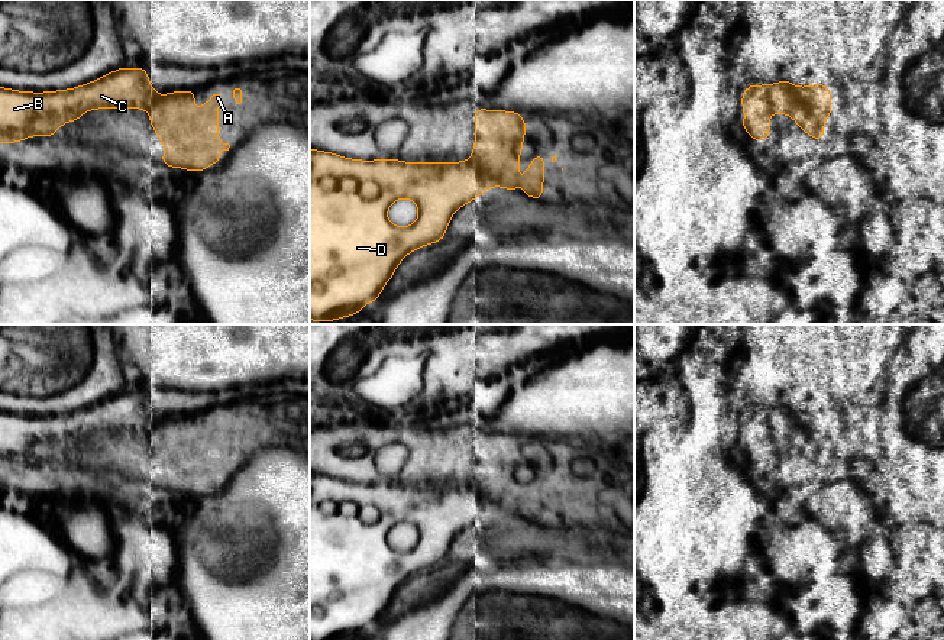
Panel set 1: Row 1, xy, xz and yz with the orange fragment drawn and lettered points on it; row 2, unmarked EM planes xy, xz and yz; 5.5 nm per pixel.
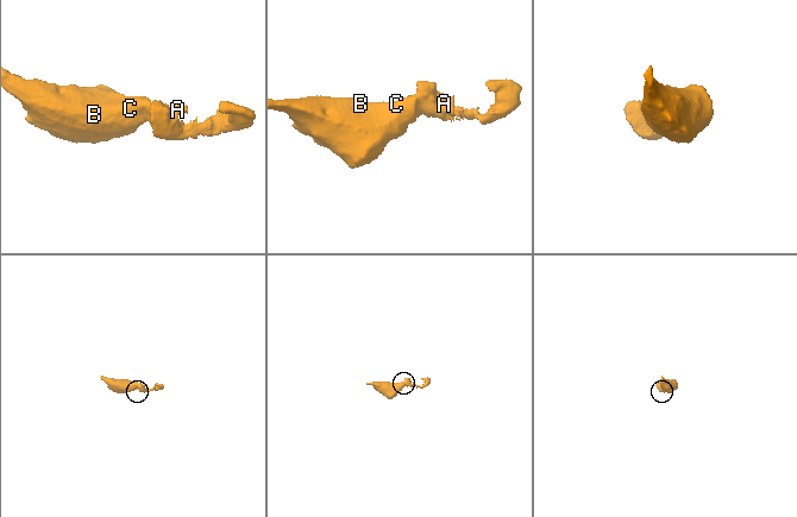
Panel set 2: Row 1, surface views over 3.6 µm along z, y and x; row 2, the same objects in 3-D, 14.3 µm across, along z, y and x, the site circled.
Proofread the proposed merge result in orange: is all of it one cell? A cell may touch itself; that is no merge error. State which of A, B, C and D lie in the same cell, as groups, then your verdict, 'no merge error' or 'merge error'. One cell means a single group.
groups A / B C D; merge error

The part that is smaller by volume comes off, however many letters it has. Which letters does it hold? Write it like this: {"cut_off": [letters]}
{"cut_off": ["A"]}

